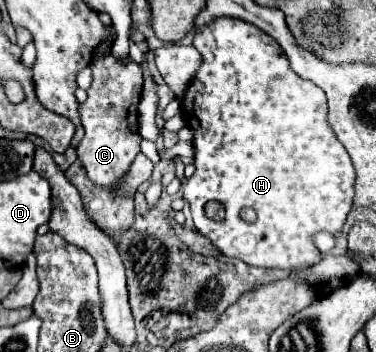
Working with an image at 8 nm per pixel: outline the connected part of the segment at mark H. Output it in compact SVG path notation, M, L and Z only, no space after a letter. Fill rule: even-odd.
M219 17L213 19L211 23L207 23L205 27L195 31L195 39L193 39L193 47L201 53L203 61L199 65L199 69L195 71L183 99L181 99L181 113L185 123L189 123L189 127L193 129L193 147L195 147L195 173L191 179L187 179L181 187L183 191L183 199L189 203L191 207L191 215L193 215L193 223L195 229L209 237L211 243L215 243L215 247L227 255L227 257L237 257L249 265L255 267L277 267L277 269L293 269L293 267L309 267L321 261L321 251L313 245L311 237L317 231L329 231L329 233L339 233L343 229L343 223L347 219L347 213L351 209L351 195L353 195L353 183L355 183L355 171L351 167L351 161L347 159L347 151L343 151L343 145L339 141L335 141L335 135L331 135L331 129L327 127L327 99L323 95L323 91L311 83L301 79L299 75L295 75L293 71L289 71L289 63L287 57L283 55L283 49L279 47L279 43L269 37L265 31L261 31L259 27L251 25L251 23L243 23L243 19L233 19L233 17ZM207 201L219 201L225 207L225 221L213 221L205 215L205 203ZM243 207L251 207L257 213L257 221L255 223L245 223L239 217L239 211Z

